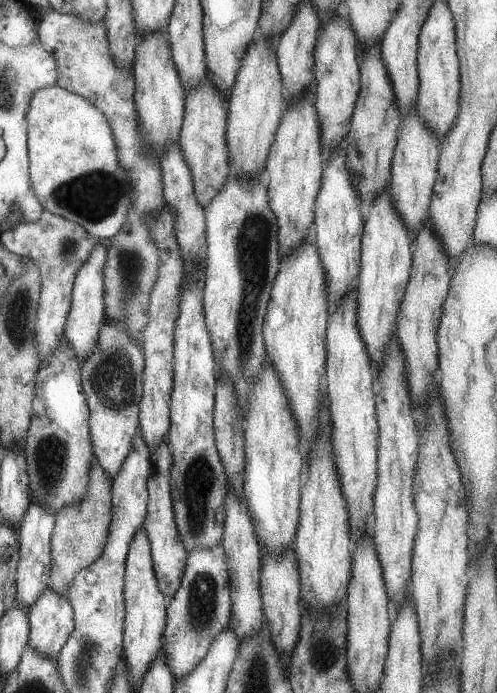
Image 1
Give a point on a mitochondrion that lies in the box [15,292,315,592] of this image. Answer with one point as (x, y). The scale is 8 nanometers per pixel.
(113, 377)

